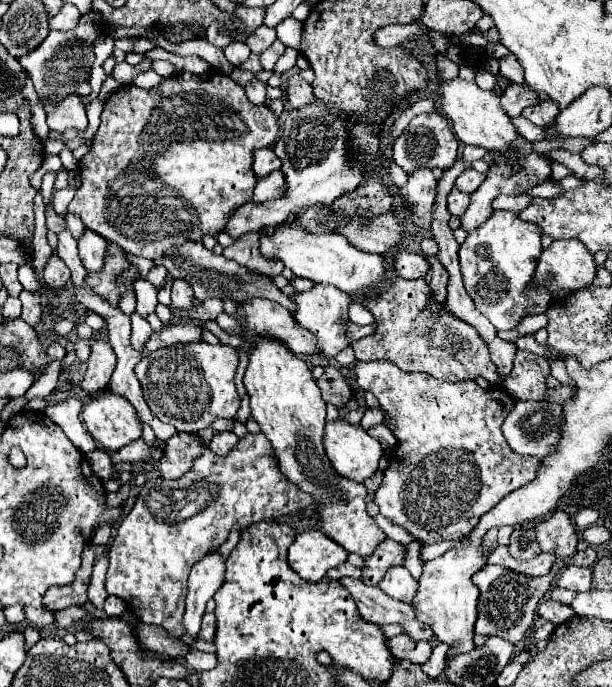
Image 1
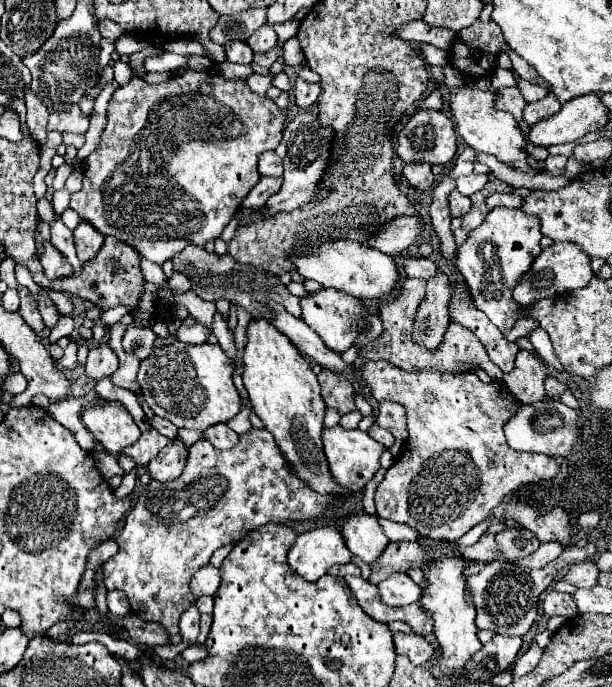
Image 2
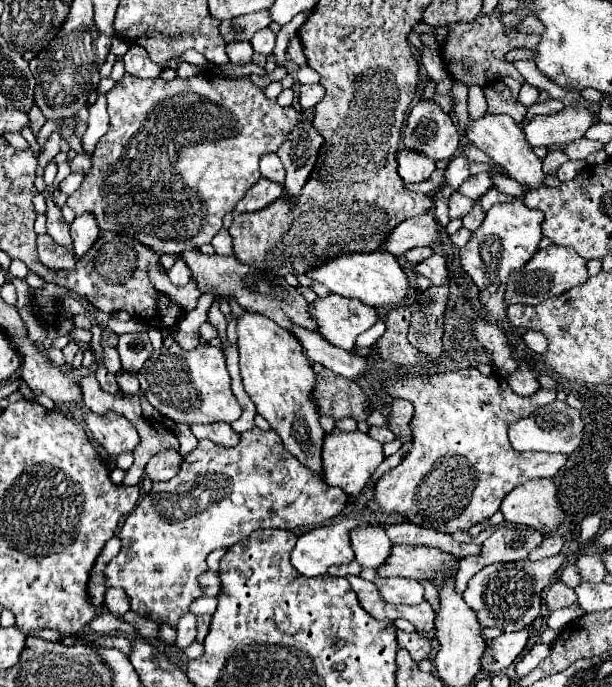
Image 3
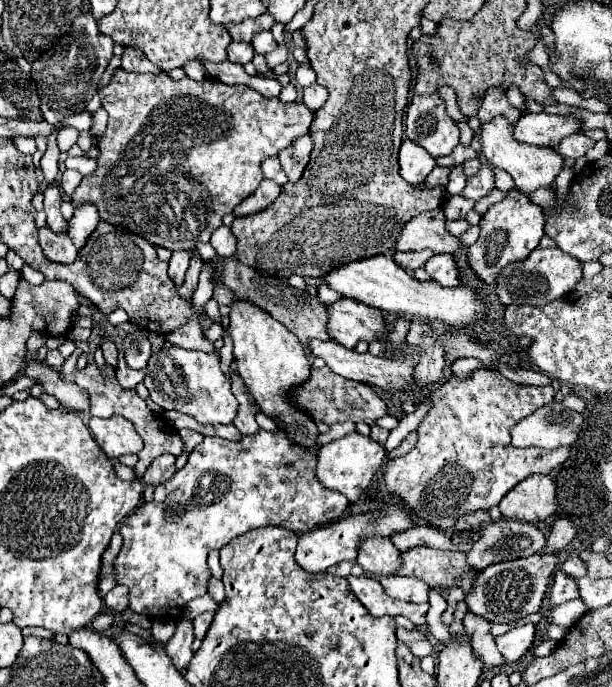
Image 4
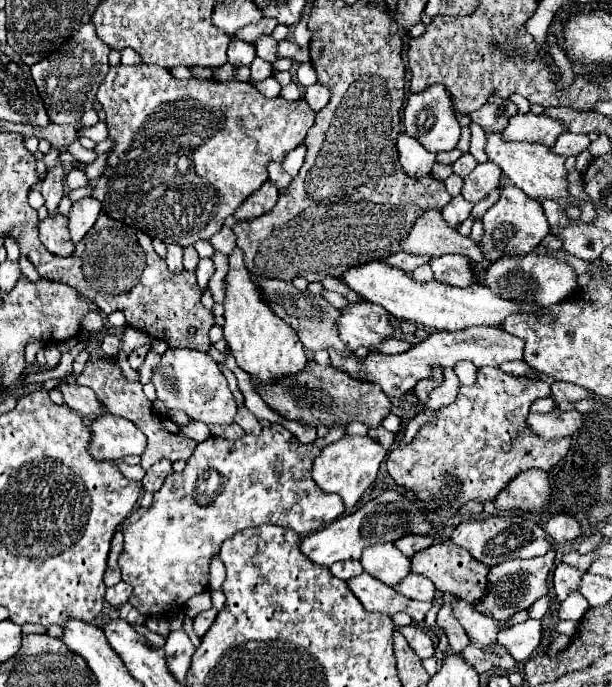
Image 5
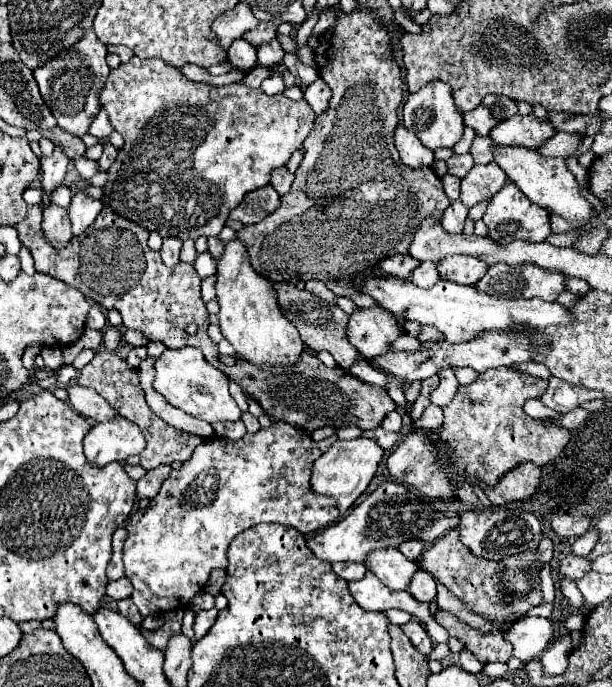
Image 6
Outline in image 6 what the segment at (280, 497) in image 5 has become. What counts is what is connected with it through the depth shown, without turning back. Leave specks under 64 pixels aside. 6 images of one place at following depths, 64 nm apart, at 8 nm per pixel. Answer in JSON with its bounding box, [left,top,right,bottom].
[124,422,340,616]

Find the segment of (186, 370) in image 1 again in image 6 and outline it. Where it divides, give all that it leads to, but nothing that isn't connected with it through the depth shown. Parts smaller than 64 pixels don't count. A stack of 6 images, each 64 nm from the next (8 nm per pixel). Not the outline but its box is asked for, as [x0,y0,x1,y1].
[154,346,242,424]

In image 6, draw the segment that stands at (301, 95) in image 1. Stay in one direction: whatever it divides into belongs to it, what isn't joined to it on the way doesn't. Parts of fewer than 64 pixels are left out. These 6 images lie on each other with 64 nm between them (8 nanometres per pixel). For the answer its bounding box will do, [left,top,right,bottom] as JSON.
[304,78,332,114]

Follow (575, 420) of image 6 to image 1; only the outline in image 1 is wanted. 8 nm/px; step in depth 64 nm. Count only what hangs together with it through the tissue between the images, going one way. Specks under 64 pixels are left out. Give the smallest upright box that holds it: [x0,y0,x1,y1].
[502,400,560,458]

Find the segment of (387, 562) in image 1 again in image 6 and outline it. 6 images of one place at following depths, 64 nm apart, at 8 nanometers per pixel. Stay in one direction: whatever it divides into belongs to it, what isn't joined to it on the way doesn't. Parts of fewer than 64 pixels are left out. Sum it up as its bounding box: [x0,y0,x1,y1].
[418,528,542,620]

